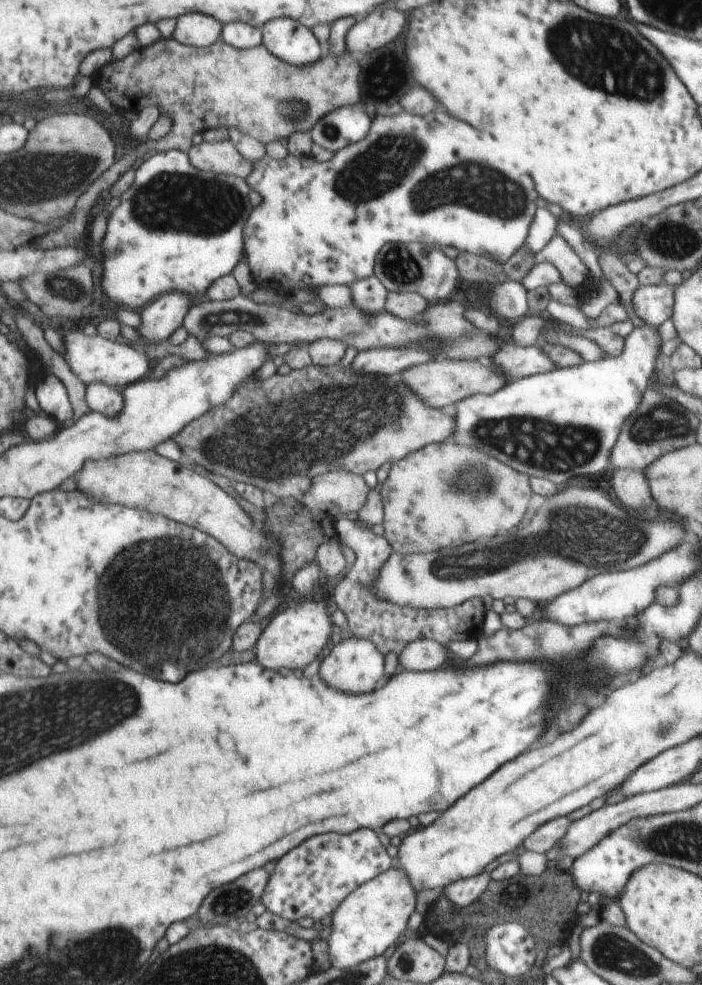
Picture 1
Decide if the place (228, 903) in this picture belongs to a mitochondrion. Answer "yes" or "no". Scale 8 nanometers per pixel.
yes

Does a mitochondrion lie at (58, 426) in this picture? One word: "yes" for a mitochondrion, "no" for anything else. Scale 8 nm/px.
no

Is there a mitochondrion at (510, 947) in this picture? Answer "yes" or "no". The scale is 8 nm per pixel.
no

